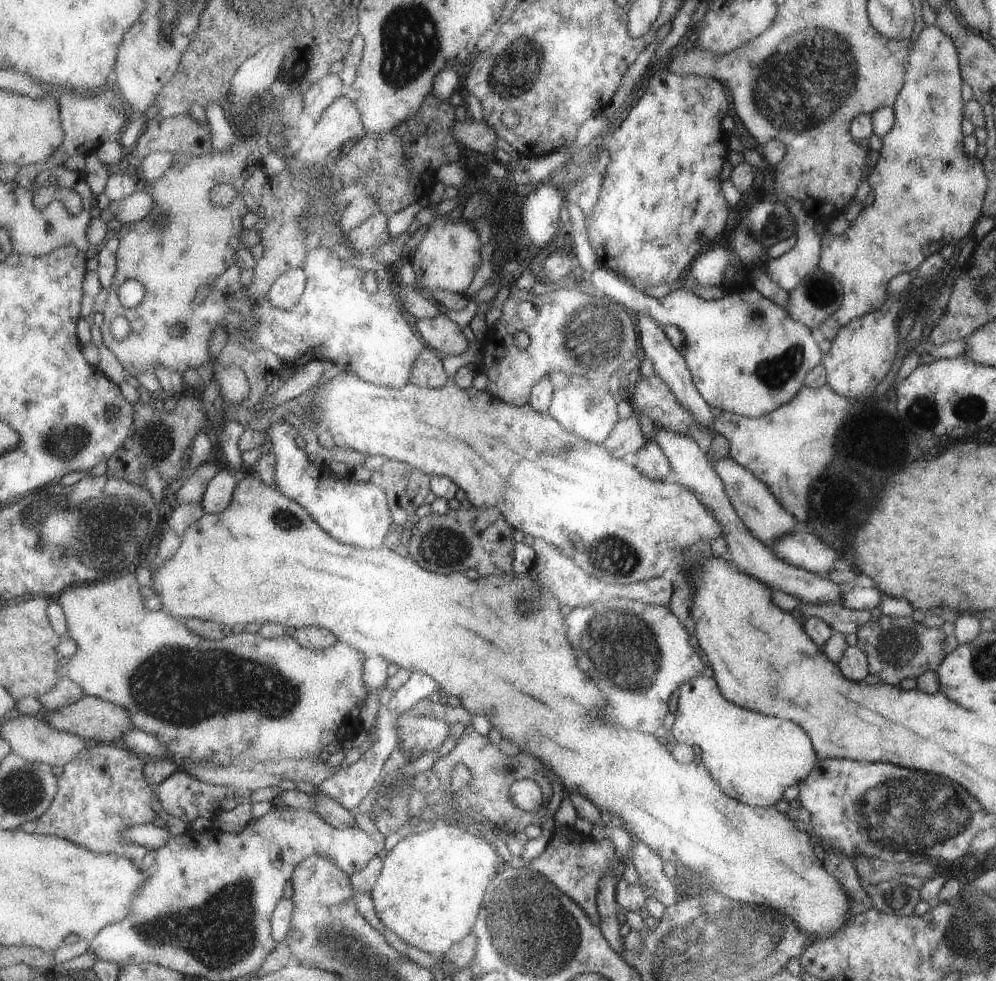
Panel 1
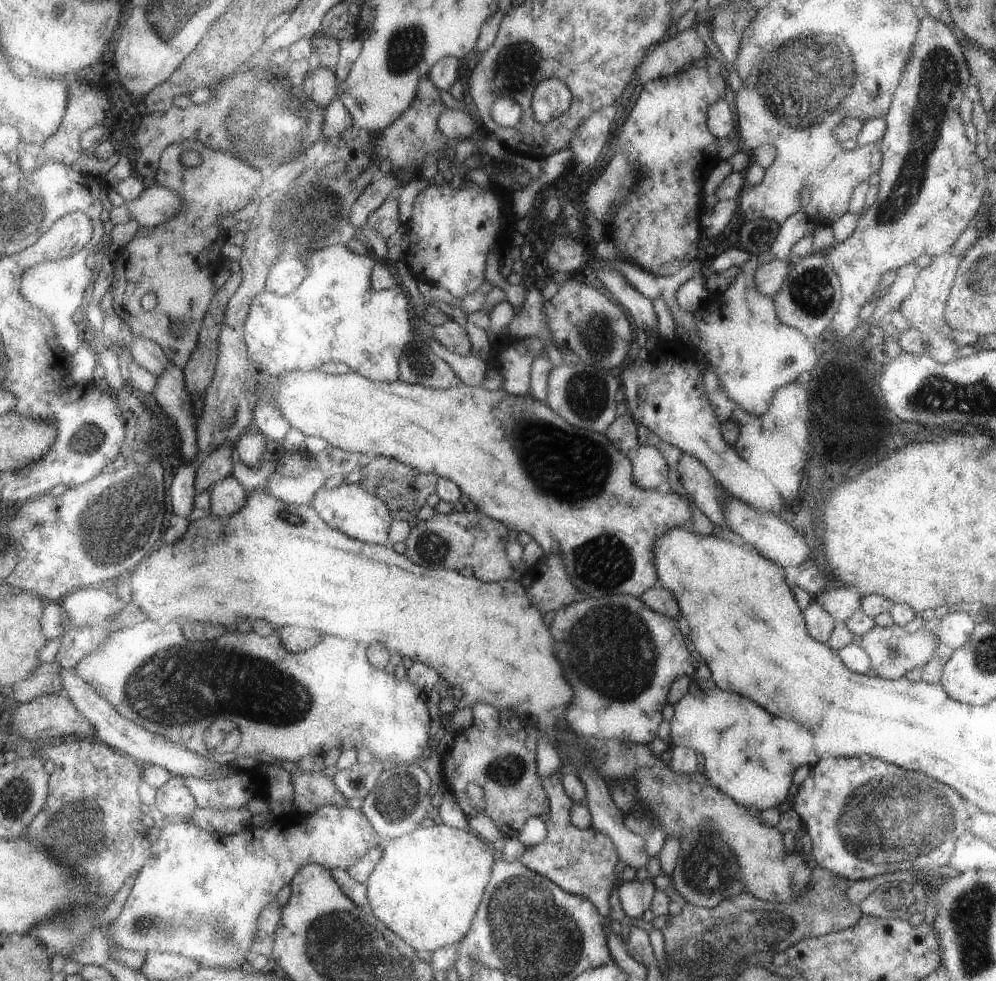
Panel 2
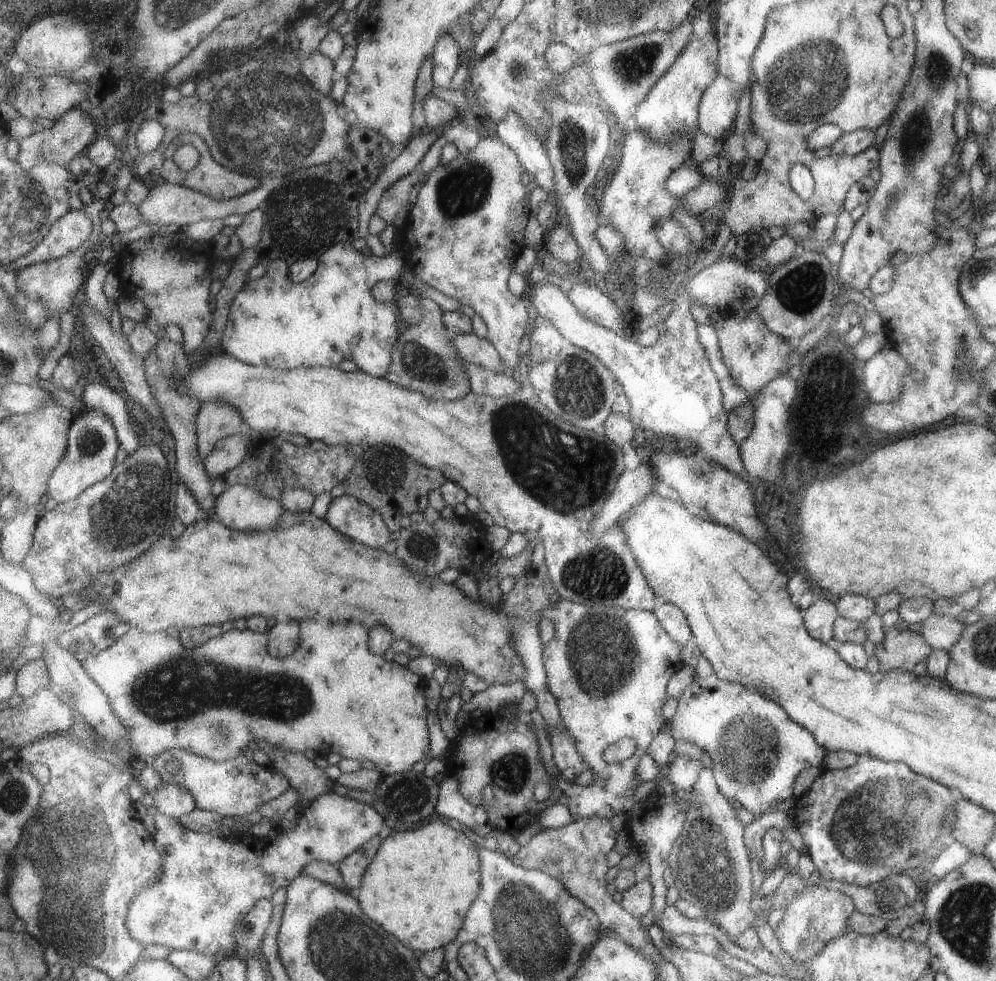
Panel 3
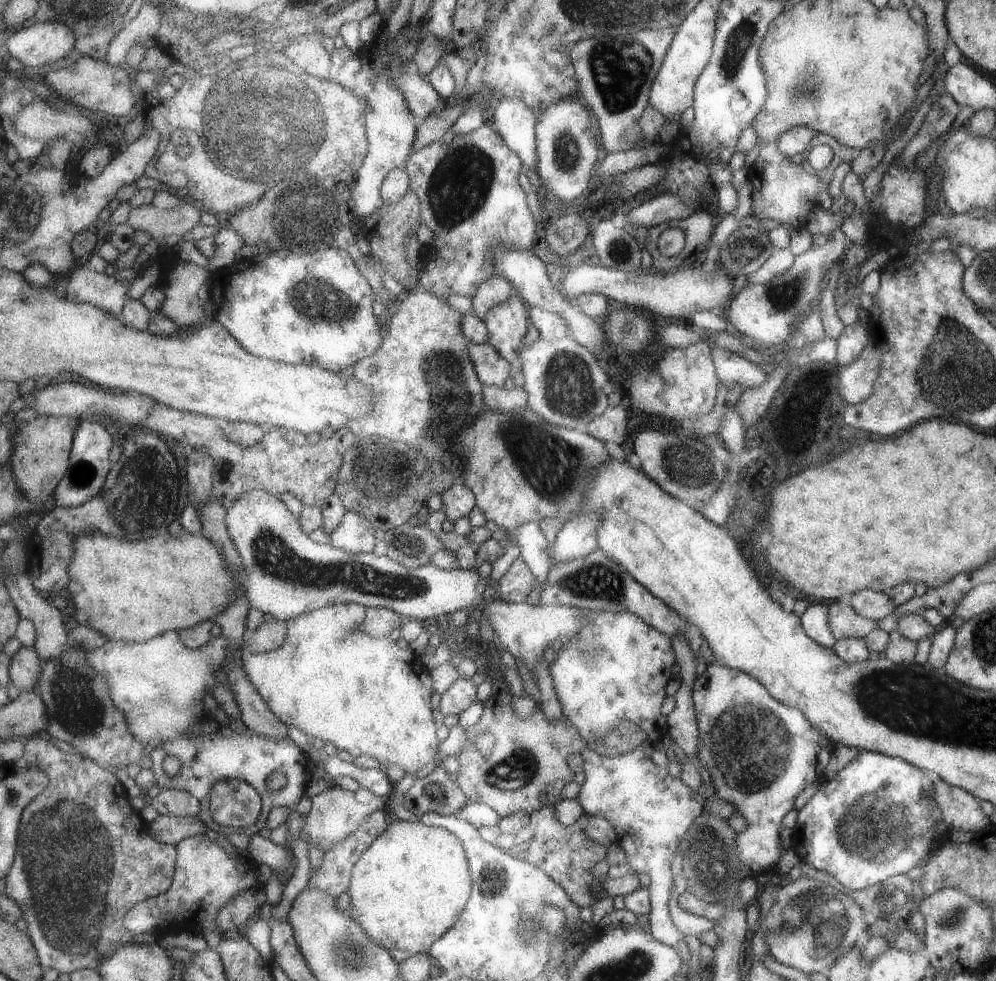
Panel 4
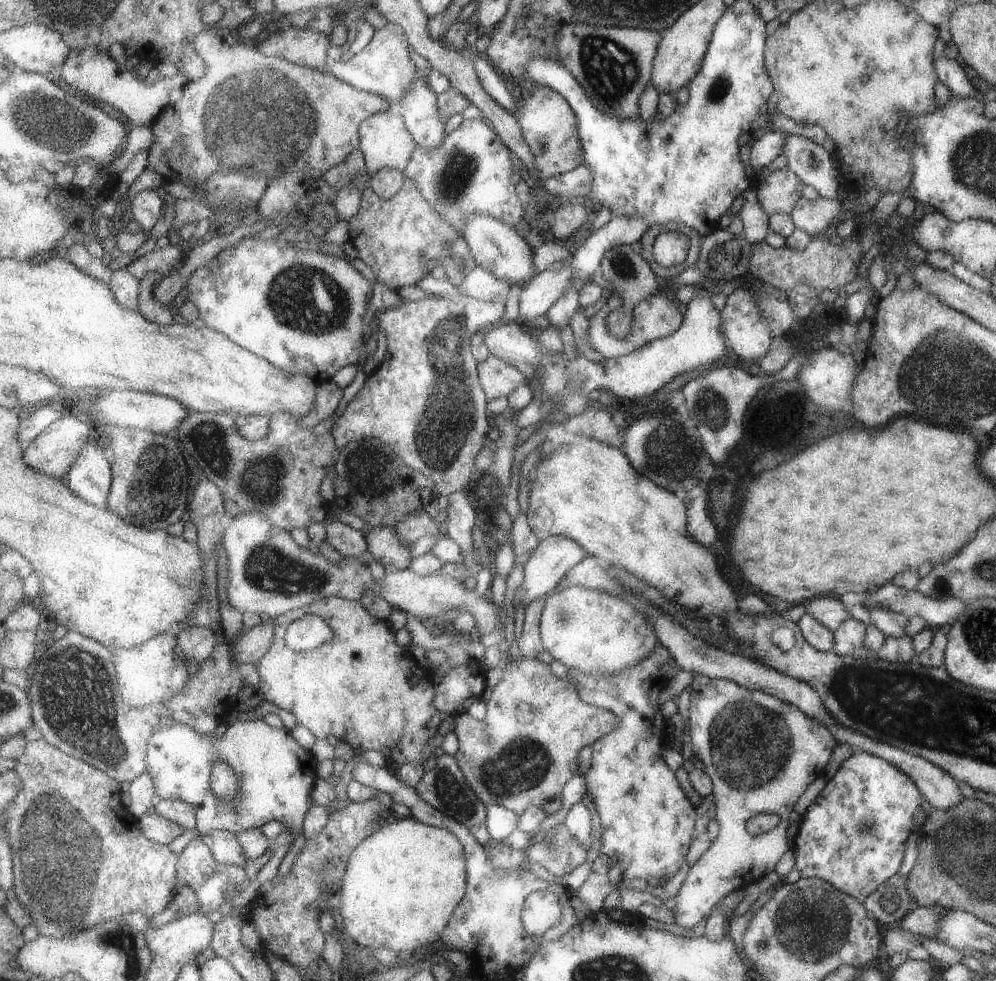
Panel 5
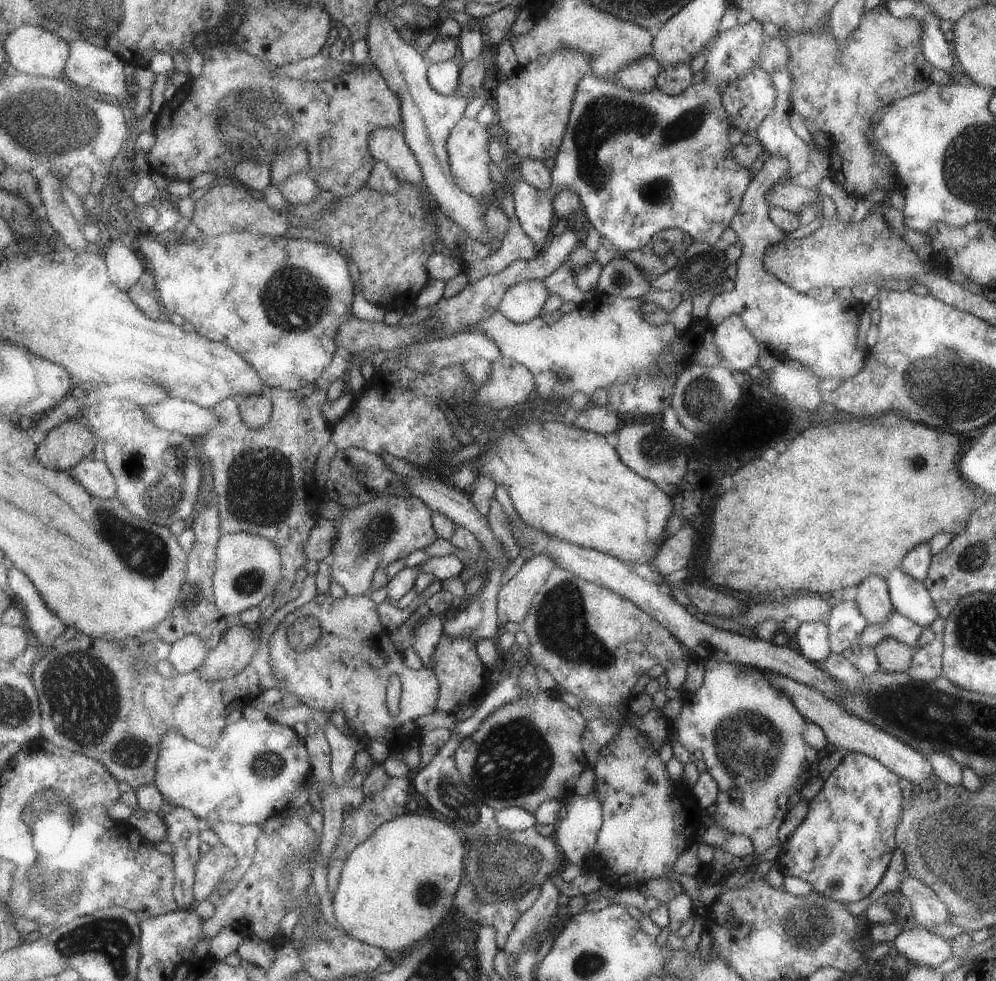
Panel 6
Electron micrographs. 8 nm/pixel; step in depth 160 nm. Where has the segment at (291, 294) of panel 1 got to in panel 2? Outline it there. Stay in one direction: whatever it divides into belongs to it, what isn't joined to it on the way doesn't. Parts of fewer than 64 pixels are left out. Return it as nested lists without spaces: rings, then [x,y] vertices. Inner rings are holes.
[[[306,258],[278,260],[268,272],[266,290],[278,295],[288,295],[306,279]]]

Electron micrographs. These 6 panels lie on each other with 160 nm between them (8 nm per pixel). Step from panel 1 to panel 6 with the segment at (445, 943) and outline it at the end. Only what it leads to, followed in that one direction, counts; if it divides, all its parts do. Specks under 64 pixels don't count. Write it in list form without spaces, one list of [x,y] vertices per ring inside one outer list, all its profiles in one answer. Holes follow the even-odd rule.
[[[415,811],[383,823],[353,850],[344,864],[332,903],[339,928],[361,942],[395,952],[415,946],[443,926],[445,918],[453,910],[453,900],[461,888],[466,866],[467,848],[463,844],[467,840],[461,840],[463,835],[457,830],[455,826],[449,826],[447,821],[427,814],[415,814]]]

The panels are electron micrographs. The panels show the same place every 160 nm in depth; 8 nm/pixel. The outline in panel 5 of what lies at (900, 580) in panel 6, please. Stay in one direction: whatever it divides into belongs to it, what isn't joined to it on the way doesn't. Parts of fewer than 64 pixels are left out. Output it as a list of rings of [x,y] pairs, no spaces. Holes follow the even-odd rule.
[[[891,583],[884,584],[870,593],[864,593],[864,598],[861,600],[859,606],[867,609],[868,607],[879,607],[880,609],[887,609],[889,612],[897,614],[903,613],[907,618],[911,616],[919,615],[922,619],[925,619],[928,626],[932,629],[937,629],[943,624],[952,625],[958,618],[959,615],[964,611],[966,602],[960,601],[959,599],[949,597],[939,600],[930,599],[915,590],[905,590]]]

